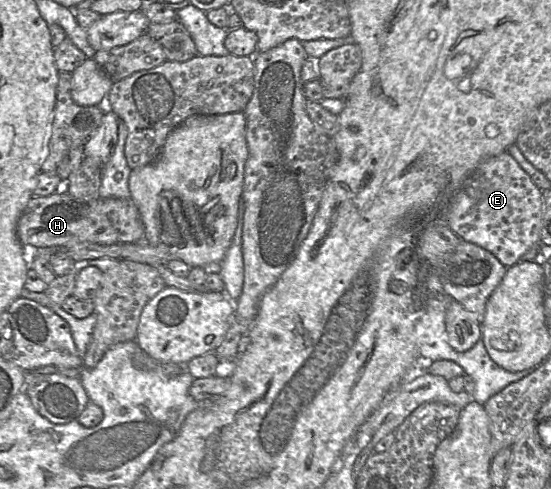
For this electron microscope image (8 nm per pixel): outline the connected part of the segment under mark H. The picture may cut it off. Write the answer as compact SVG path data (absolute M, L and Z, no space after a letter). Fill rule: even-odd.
M67 191L49 196L33 196L17 223L17 237L28 249L73 246L78 243L111 245L144 239L145 229L134 202L119 198L79 200Z

